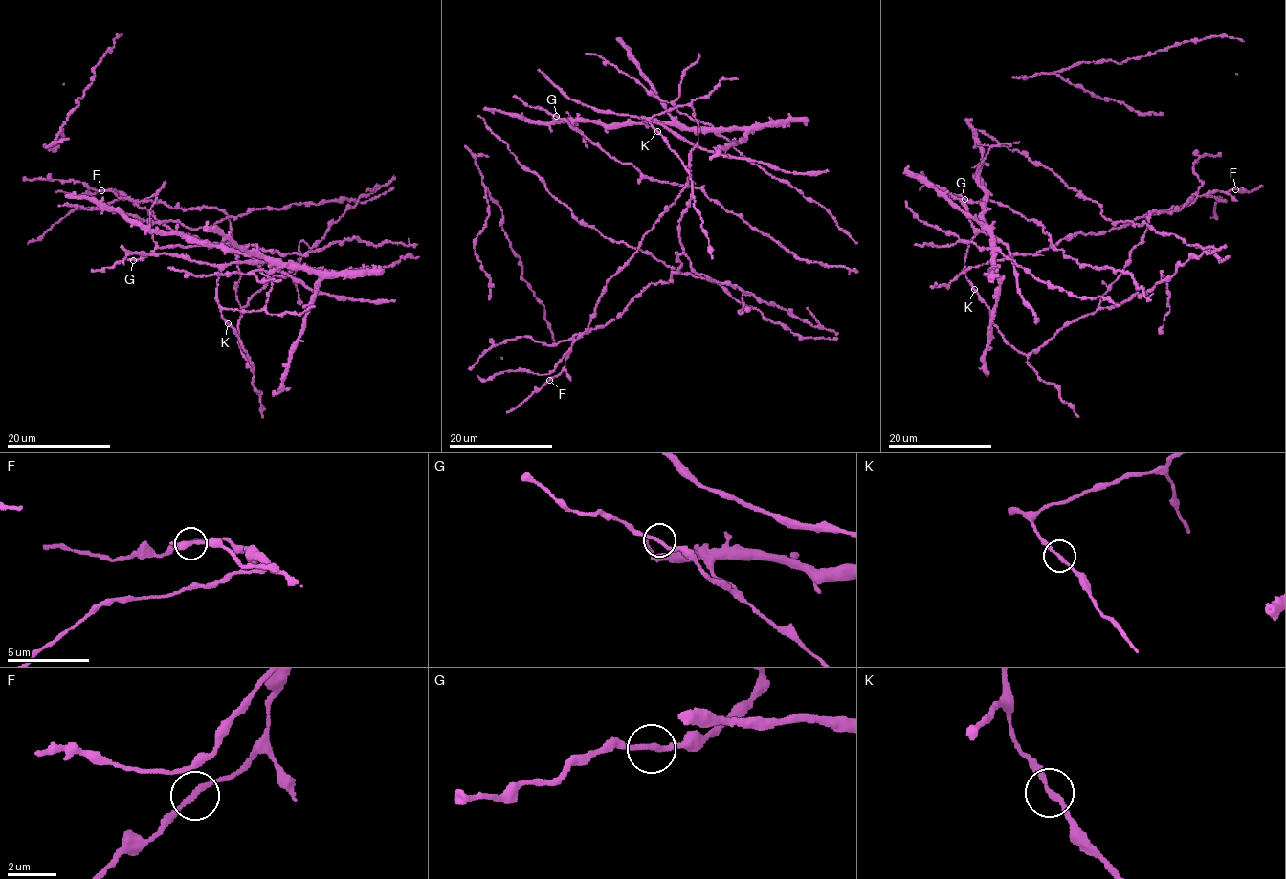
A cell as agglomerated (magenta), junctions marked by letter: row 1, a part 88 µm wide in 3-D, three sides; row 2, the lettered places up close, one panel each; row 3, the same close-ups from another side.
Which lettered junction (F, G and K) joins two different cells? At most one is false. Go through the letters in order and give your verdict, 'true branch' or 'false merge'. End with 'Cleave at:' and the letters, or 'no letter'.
F: true branch
G: true branch
K: true branch
Cleave at: no letter

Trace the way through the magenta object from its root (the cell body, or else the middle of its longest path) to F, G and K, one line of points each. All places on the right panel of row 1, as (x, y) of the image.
F: (1111, 283), (1121, 272), (1130, 252), (1141, 241), (1149, 212), (1180, 210), (1189, 198), (1235, 189)
G: (1111, 283), (1095, 312), (1019, 353), (965, 276), (970, 239), (986, 232), (985, 183), (986, 197), (964, 199)
K: (1111, 283), (1095, 312), (1065, 324), (1027, 354), (1019, 353), (1004, 338), (989, 307), (974, 289)

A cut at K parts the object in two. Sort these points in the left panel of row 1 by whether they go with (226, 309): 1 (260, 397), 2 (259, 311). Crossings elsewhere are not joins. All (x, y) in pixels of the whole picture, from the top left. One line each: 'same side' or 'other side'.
1: other side
2: same side

